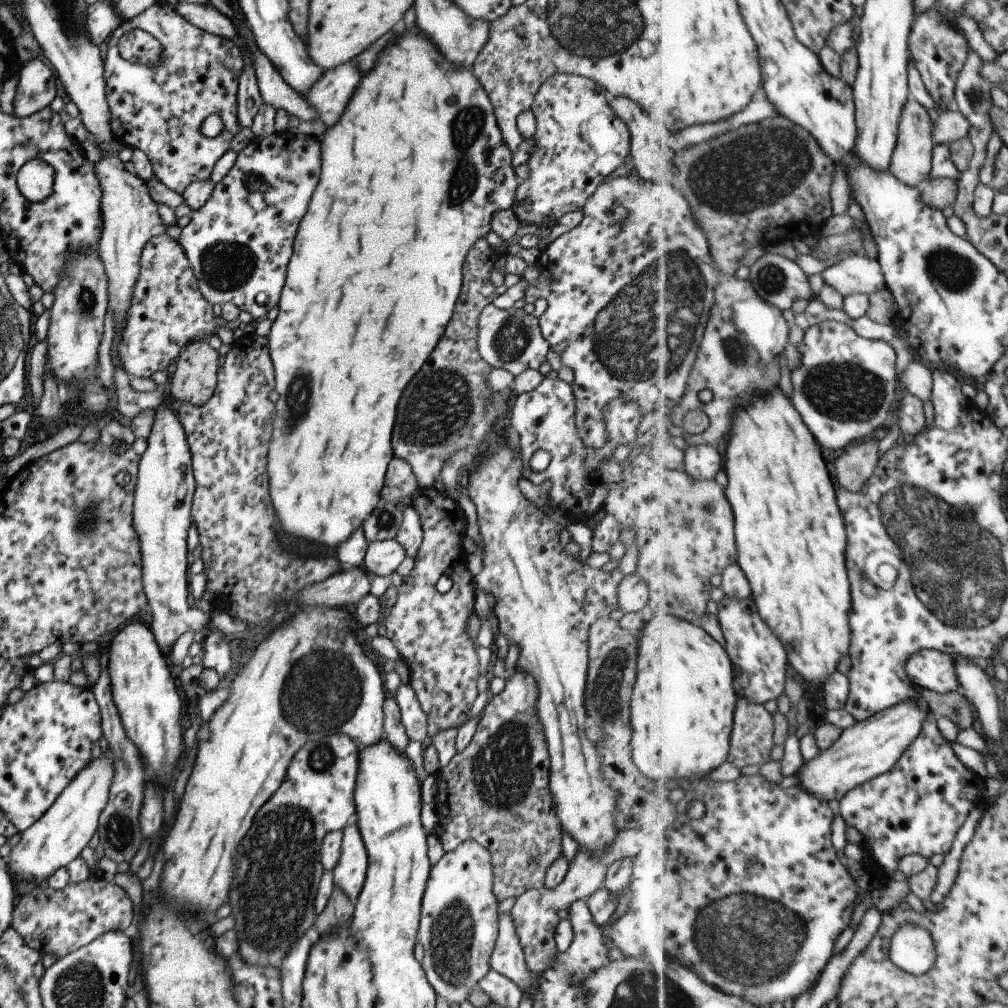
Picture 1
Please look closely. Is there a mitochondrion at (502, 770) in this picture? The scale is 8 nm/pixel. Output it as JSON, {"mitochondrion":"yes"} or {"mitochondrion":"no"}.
{"mitochondrion":"yes"}

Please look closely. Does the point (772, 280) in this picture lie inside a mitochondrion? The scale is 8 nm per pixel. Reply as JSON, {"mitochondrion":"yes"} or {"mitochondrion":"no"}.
{"mitochondrion":"yes"}

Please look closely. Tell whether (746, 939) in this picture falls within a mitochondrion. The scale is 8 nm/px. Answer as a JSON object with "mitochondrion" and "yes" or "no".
{"mitochondrion":"yes"}

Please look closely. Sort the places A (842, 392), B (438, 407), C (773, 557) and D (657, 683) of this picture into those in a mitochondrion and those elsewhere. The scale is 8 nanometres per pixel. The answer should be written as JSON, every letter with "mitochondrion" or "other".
{"A":"mitochondrion","B":"mitochondrion","C":"other","D":"other"}

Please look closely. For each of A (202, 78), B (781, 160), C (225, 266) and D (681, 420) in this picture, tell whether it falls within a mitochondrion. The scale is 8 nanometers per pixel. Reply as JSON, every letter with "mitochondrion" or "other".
{"A":"other","B":"mitochondrion","C":"mitochondrion","D":"other"}

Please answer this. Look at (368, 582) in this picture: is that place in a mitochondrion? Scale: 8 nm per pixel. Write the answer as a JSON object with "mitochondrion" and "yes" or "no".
{"mitochondrion":"no"}

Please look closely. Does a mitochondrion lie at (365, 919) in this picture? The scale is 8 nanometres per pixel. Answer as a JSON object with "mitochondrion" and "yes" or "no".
{"mitochondrion":"no"}

